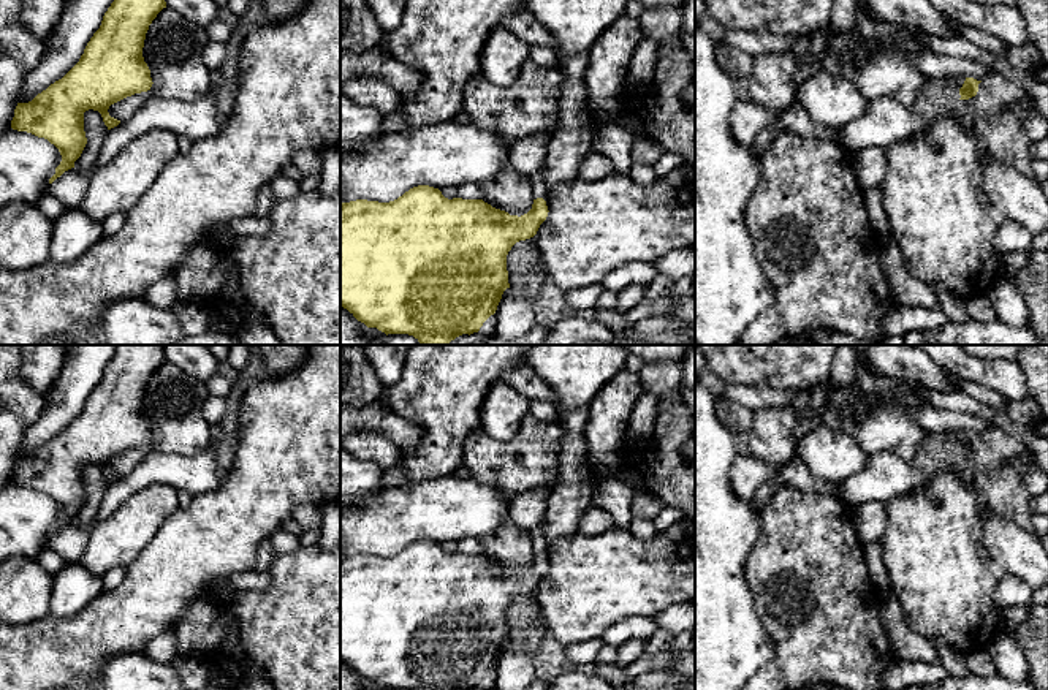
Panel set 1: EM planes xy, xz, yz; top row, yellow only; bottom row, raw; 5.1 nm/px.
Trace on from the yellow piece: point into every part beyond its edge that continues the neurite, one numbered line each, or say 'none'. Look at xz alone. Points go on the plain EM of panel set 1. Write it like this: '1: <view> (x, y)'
1: xz (539, 540)

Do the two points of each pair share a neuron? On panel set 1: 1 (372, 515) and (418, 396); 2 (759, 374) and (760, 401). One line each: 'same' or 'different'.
1: different
2: different

